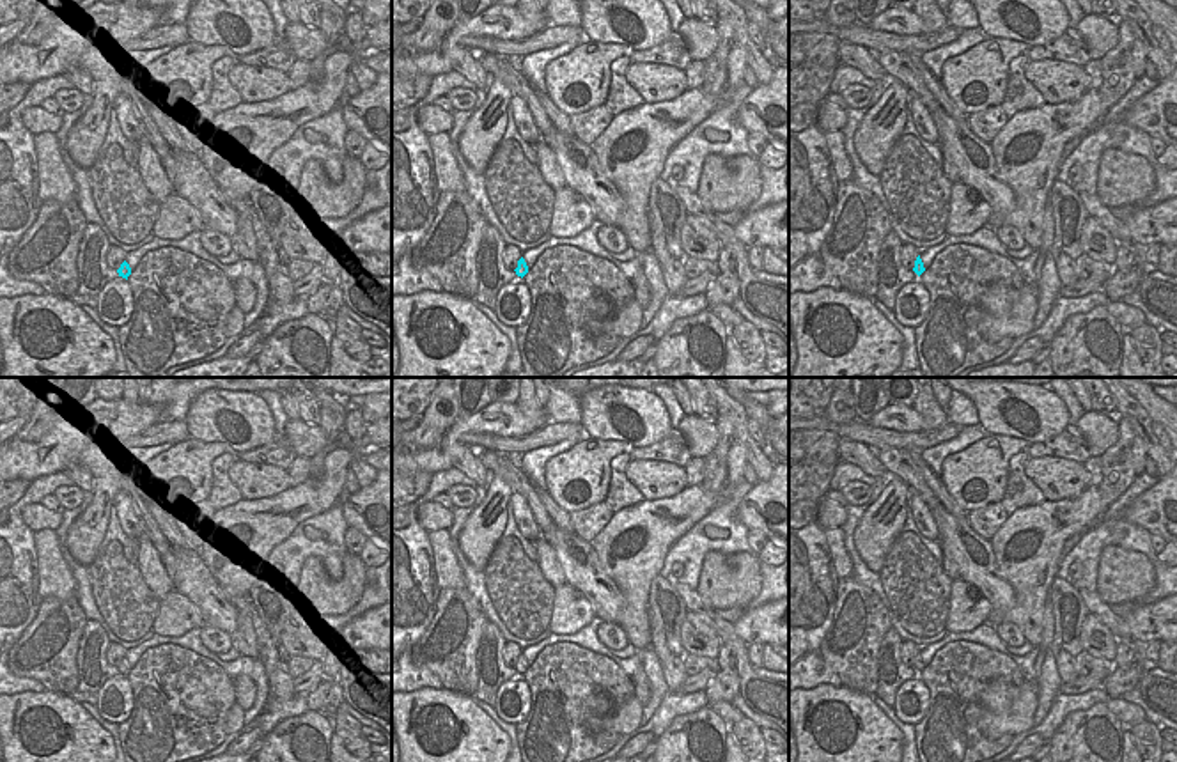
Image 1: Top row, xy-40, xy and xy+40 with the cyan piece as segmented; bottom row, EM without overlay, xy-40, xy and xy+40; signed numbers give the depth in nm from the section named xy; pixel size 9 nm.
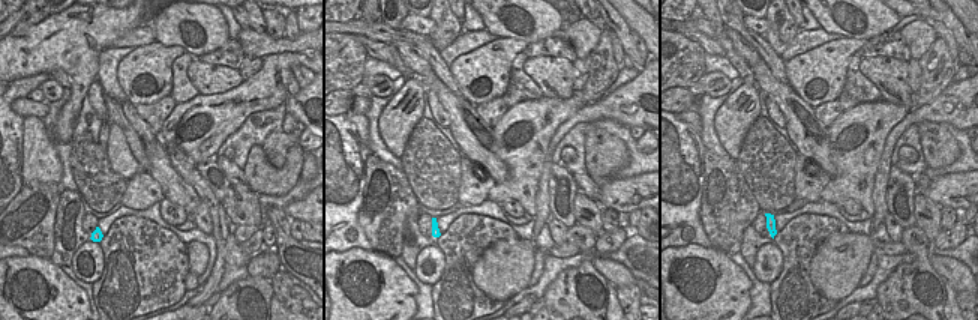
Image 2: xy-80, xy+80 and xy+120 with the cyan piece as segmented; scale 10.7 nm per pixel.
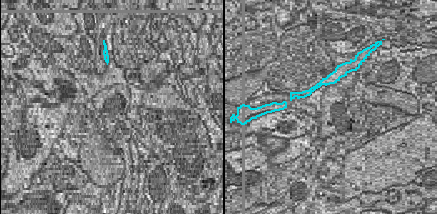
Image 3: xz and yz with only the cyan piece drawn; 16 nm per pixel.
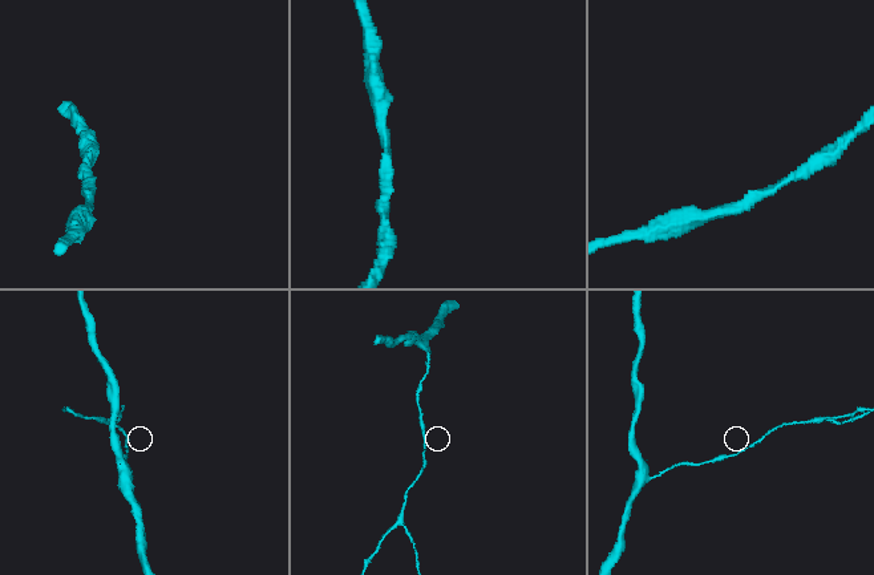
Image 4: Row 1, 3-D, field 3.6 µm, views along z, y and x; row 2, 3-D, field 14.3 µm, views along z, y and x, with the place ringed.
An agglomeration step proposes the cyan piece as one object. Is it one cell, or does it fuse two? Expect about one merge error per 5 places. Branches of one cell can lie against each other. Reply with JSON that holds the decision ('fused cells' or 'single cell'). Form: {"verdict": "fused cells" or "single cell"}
{"verdict": "single cell"}

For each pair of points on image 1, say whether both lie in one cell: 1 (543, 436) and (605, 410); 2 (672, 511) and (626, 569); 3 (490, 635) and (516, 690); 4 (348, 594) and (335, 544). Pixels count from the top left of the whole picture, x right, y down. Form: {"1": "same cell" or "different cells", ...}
{"1": "different cells", "2": "same cell", "3": "different cells", "4": "different cells"}

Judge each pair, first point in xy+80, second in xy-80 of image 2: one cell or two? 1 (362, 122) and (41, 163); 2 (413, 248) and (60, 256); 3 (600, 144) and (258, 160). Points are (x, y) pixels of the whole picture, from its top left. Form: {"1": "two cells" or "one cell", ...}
{"1": "one cell", "2": "one cell", "3": "one cell"}

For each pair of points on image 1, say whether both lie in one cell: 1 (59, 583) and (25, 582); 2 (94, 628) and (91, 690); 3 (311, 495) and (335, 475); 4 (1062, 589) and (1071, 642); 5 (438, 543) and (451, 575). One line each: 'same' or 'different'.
1: different
2: same
3: same
4: same
5: same

